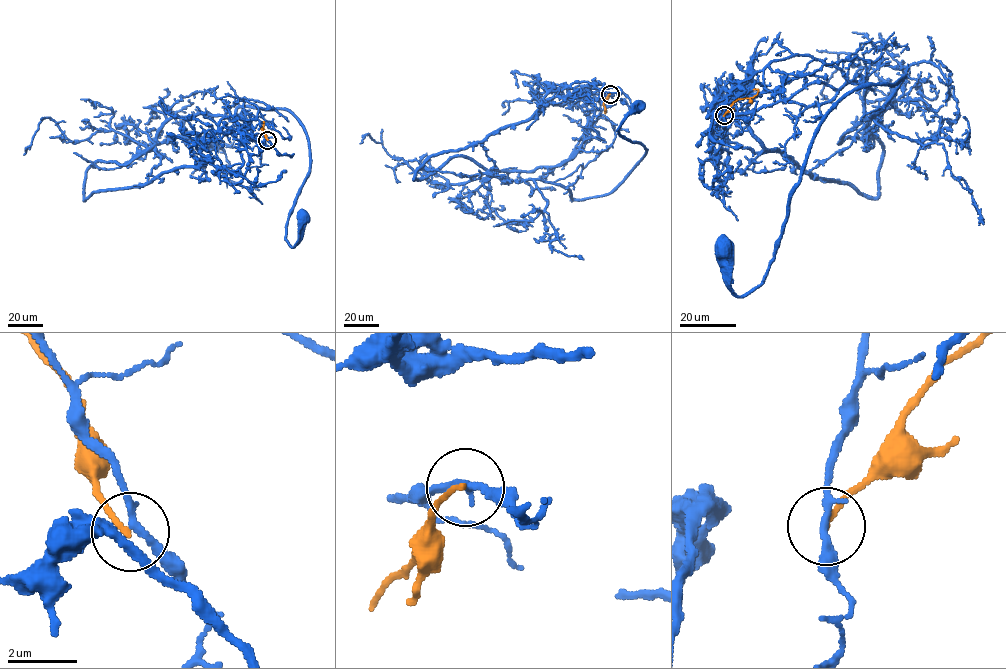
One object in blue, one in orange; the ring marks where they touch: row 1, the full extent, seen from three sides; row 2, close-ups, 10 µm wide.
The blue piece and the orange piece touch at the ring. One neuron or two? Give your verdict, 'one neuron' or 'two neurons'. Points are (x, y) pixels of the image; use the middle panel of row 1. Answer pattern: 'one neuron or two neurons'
two neurons

